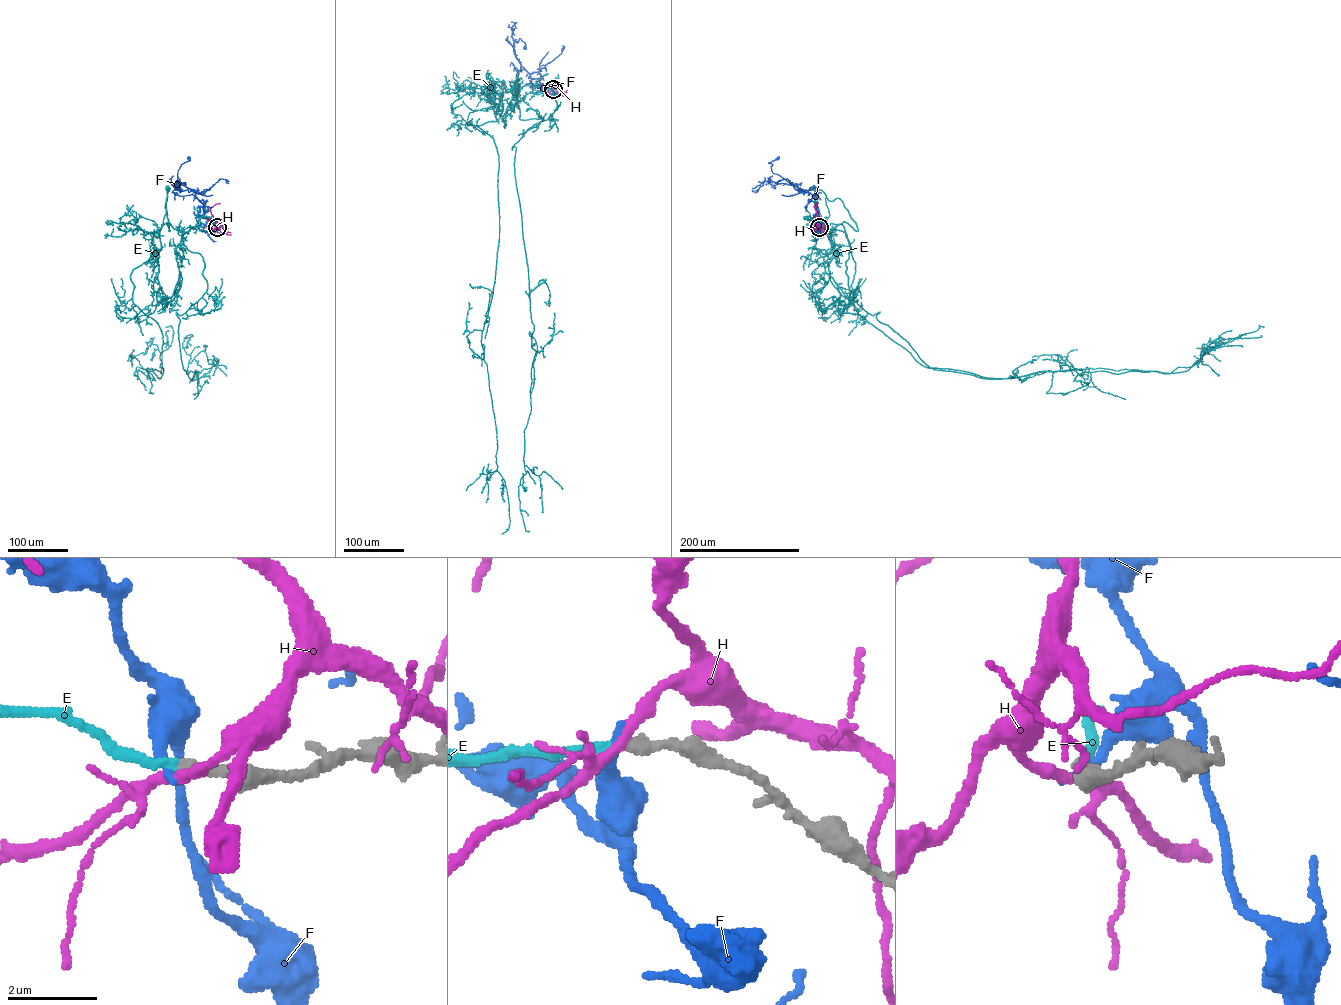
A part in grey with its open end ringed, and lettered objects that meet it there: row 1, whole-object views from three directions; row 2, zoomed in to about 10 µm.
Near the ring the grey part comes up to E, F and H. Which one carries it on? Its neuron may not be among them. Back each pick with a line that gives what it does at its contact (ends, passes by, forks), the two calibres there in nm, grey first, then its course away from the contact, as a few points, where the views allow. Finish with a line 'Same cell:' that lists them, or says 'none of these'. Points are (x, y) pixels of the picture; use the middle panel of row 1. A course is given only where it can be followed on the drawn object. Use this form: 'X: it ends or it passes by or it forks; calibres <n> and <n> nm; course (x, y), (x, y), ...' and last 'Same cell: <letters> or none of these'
E: it ends; calibres 320 and 200 nm; course (553, 89), (527, 93), (519, 100), (511, 100), (503, 116), (505, 128), (501, 115), (503, 84)
Same cell: E

